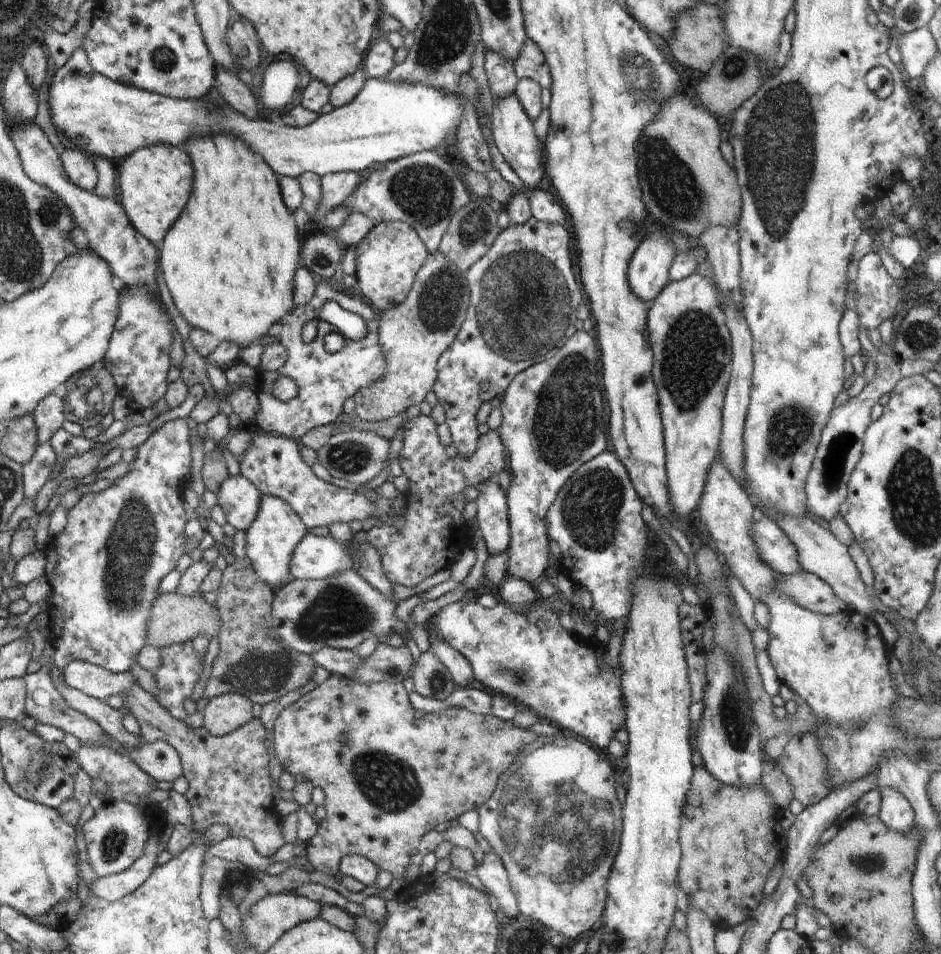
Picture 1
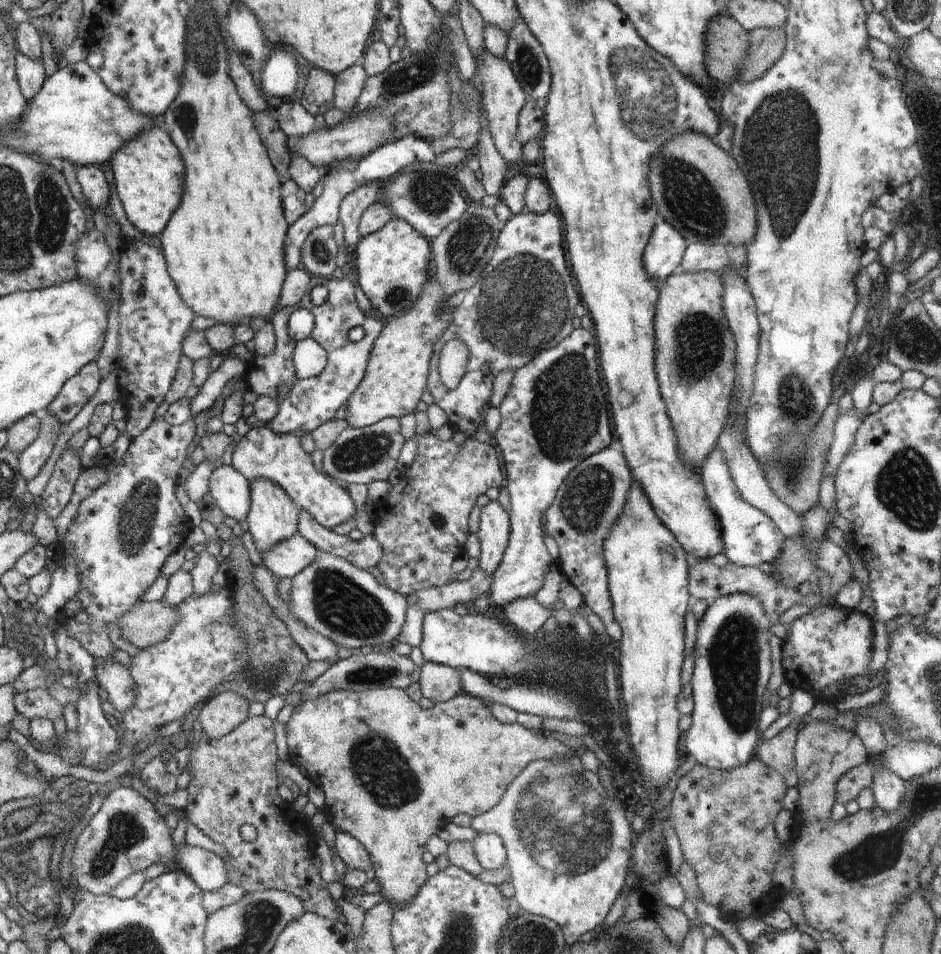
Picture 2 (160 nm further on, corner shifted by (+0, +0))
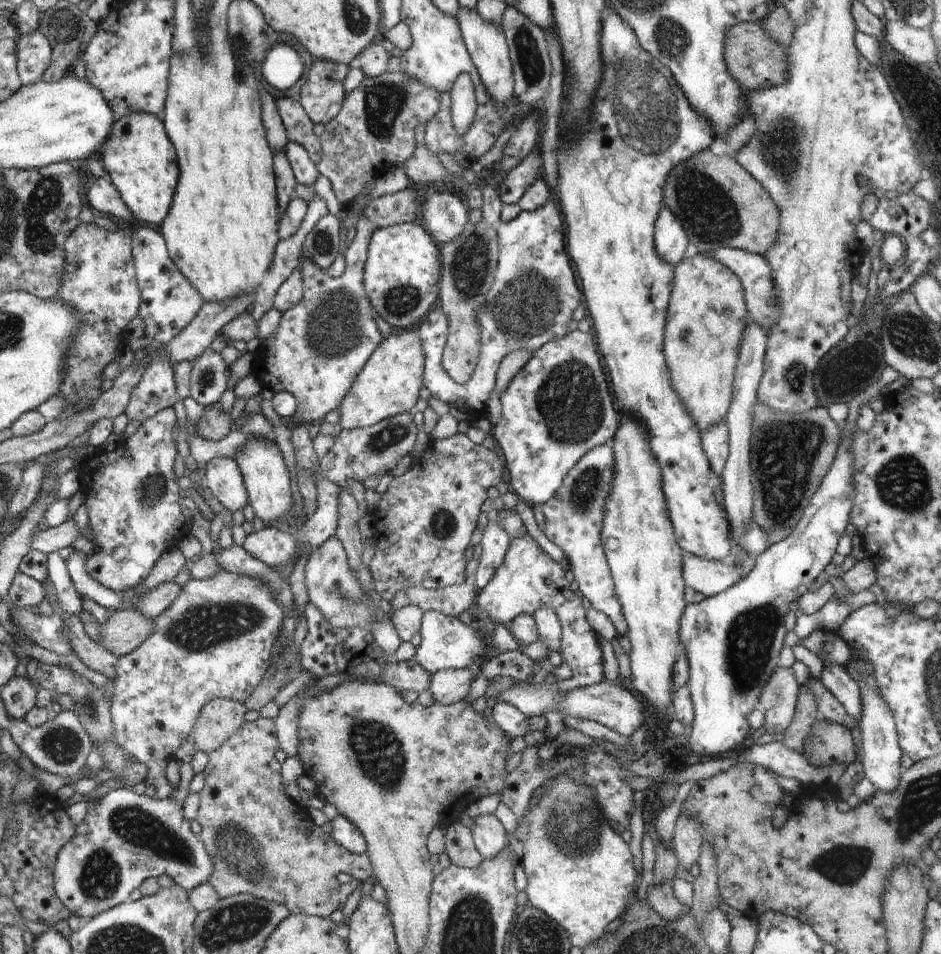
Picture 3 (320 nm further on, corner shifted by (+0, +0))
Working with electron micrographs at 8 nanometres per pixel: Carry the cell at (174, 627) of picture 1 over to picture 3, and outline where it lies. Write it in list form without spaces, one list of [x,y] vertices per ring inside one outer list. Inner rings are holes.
[[[128,608],[124,611],[113,612],[104,624],[99,624],[99,630],[100,640],[98,640],[97,644],[102,648],[106,648],[113,656],[120,658],[127,653],[132,653],[148,640],[148,636],[152,636],[154,619],[144,618],[138,610]]]

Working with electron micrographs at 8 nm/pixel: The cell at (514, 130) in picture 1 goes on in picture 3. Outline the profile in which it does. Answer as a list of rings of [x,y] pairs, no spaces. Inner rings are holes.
[[[460,7],[456,14],[458,26],[460,28],[462,42],[466,46],[471,62],[474,64],[480,78],[480,82],[484,84],[484,90],[488,92],[488,96],[498,102],[498,104],[506,104],[508,100],[515,97],[515,79],[513,65],[509,56],[506,38],[499,26],[484,20],[476,10],[466,10]]]

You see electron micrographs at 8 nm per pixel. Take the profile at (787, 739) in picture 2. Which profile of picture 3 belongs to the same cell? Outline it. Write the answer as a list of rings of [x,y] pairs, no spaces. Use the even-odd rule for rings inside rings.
[[[805,683],[800,688],[792,722],[781,733],[783,735],[783,739],[780,741],[782,742],[782,746],[786,746],[786,748],[790,748],[794,752],[801,753],[804,740],[806,740],[806,736],[812,730],[814,722],[821,720],[822,717],[823,715],[816,708],[816,696],[812,694],[812,690]]]

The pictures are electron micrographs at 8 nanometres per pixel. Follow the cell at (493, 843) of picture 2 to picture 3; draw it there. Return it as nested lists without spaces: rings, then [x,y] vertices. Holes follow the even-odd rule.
[[[484,814],[474,819],[469,828],[476,850],[480,852],[483,860],[498,856],[508,841],[508,834],[504,826],[493,814]]]

